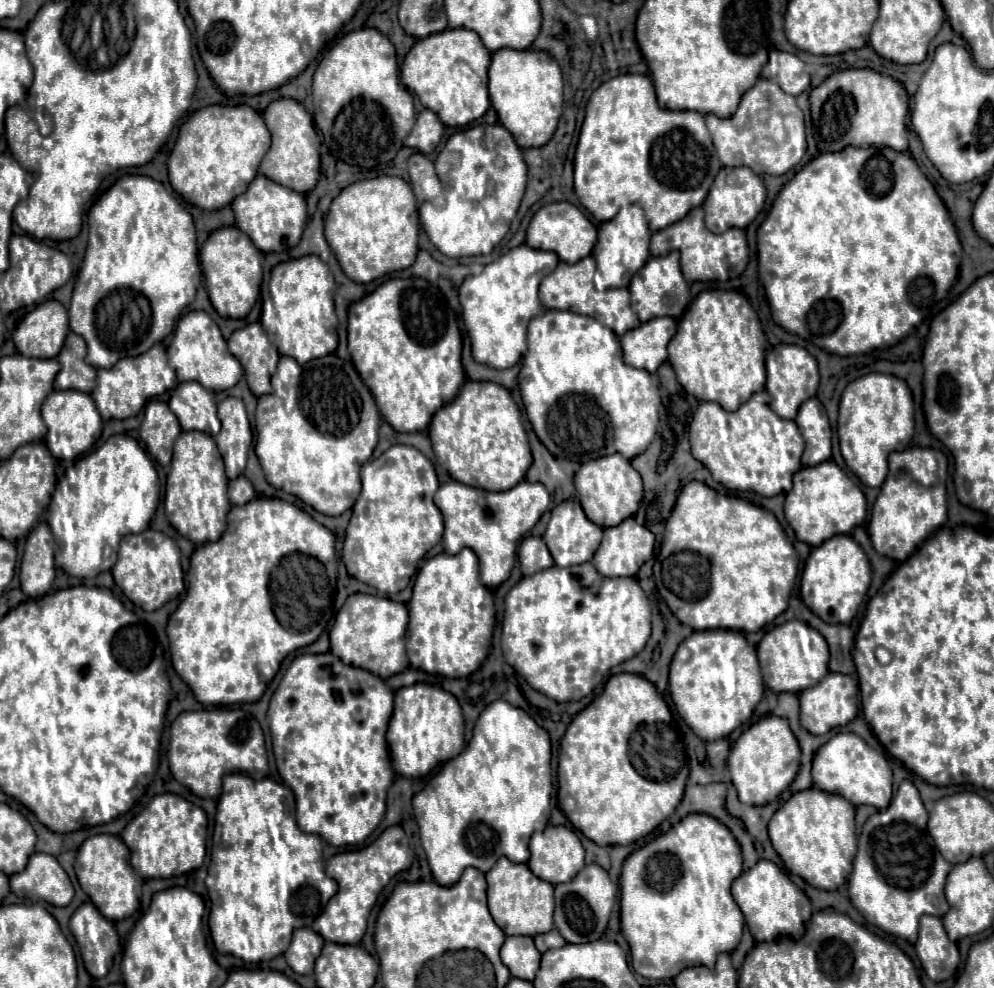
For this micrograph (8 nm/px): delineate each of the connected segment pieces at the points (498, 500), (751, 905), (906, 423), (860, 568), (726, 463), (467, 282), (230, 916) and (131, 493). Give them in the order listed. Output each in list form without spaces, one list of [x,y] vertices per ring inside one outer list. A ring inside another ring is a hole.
[[[448,481],[440,485],[434,495],[436,507],[442,511],[444,532],[441,542],[448,555],[458,553],[462,547],[470,547],[480,559],[480,579],[486,587],[496,589],[510,577],[514,567],[516,545],[524,533],[528,533],[550,503],[550,495],[542,483],[520,481],[508,491],[484,491],[466,487],[460,481]]]
[[[760,859],[732,883],[732,895],[756,941],[772,941],[772,937],[780,937],[780,933],[804,933],[804,921],[812,915],[810,899],[776,863],[766,859]]]
[[[868,373],[854,381],[850,381],[840,397],[838,407],[838,439],[840,439],[840,451],[846,461],[846,467],[856,473],[856,477],[868,485],[868,487],[880,487],[888,475],[888,453],[900,451],[906,445],[910,445],[914,433],[914,399],[912,391],[906,381],[902,381],[896,375],[886,373]]]
[[[836,535],[814,547],[806,559],[800,597],[826,623],[850,623],[870,587],[870,563],[862,547],[850,535]]]
[[[766,391],[754,393],[736,411],[724,411],[716,403],[700,403],[690,429],[690,451],[708,467],[714,481],[734,491],[754,491],[764,497],[788,493],[792,489],[792,477],[800,469],[800,455],[804,441],[790,419],[778,417],[770,405]]]
[[[518,245],[484,267],[480,275],[466,277],[460,287],[460,305],[464,309],[464,325],[472,341],[472,357],[494,369],[508,369],[518,363],[526,351],[528,321],[540,313],[538,285],[544,275],[558,265],[552,251],[538,251],[528,245]]]
[[[242,773],[224,777],[224,789],[218,799],[216,827],[206,877],[210,897],[210,933],[218,953],[228,953],[250,963],[270,961],[288,949],[294,929],[310,927],[324,911],[324,905],[336,893],[336,881],[324,873],[322,839],[298,829],[294,819],[294,793],[288,785],[274,779],[254,781]]]
[[[112,435],[102,447],[84,455],[68,468],[59,481],[48,505],[48,525],[55,540],[55,562],[68,575],[92,579],[112,569],[118,555],[118,543],[128,533],[142,533],[156,511],[160,485],[156,469],[146,450],[128,435]]]

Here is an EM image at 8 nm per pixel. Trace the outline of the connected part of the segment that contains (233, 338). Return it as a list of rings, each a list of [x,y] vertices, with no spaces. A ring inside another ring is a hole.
[[[260,323],[236,329],[228,339],[230,353],[242,363],[250,391],[260,397],[272,391],[270,377],[276,371],[280,354],[268,341]]]

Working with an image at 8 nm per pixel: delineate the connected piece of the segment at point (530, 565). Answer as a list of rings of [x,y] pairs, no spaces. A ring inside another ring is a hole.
[[[540,537],[522,539],[522,543],[518,547],[518,559],[520,559],[520,567],[522,567],[524,575],[532,575],[540,569],[548,569],[554,565],[550,551]]]

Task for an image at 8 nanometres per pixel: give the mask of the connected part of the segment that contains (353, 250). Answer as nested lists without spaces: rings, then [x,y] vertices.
[[[382,175],[348,185],[330,205],[324,221],[324,235],[340,267],[356,283],[370,283],[372,279],[378,279],[386,273],[410,267],[418,253],[418,203],[410,183],[406,183],[402,177]]]

